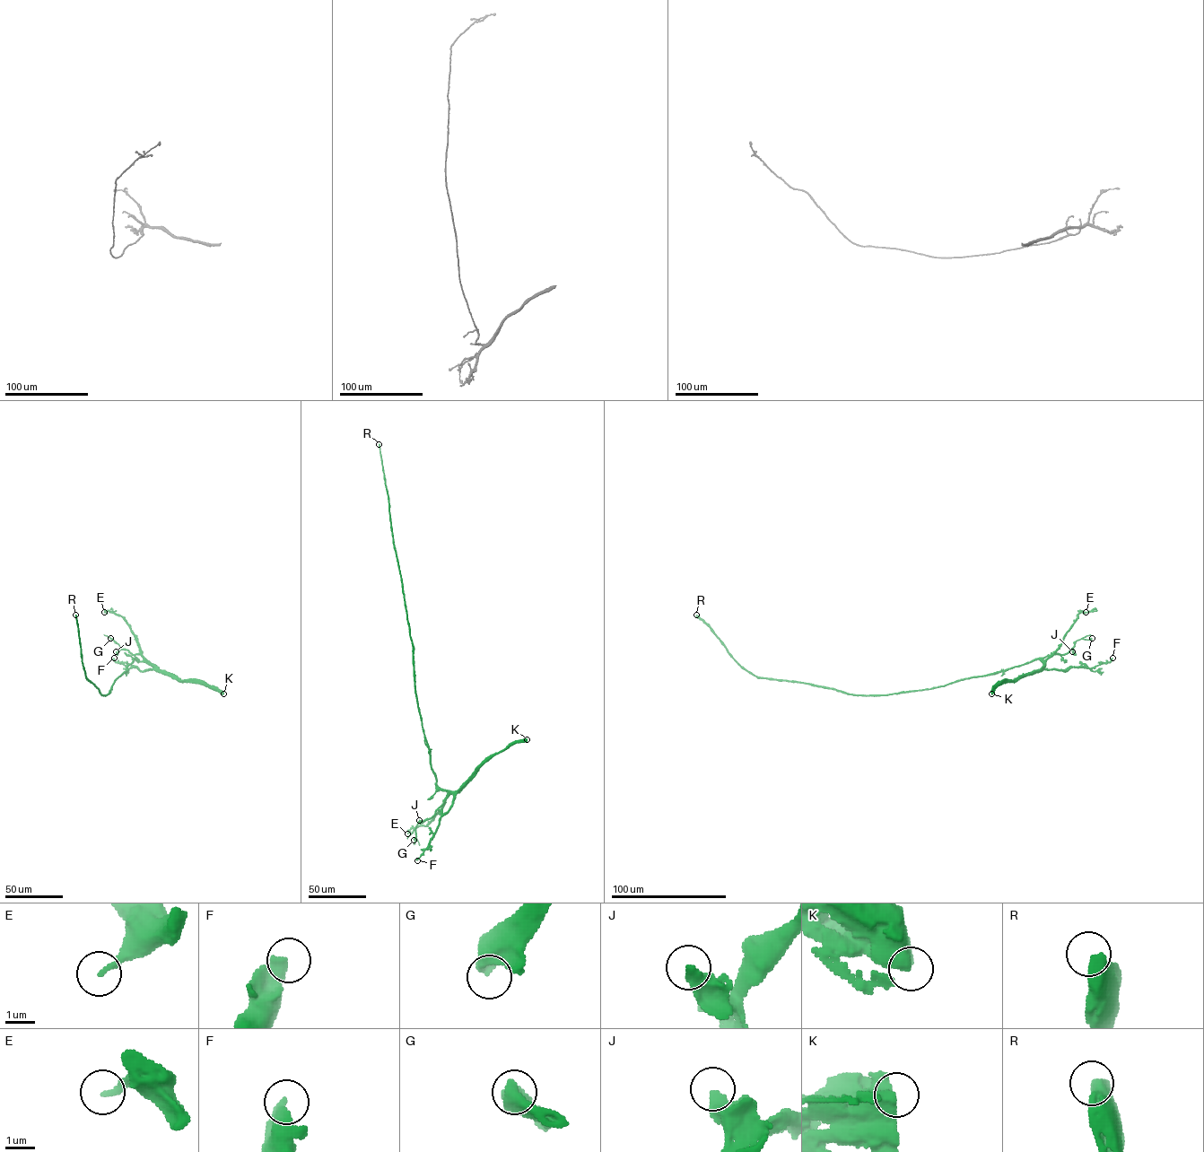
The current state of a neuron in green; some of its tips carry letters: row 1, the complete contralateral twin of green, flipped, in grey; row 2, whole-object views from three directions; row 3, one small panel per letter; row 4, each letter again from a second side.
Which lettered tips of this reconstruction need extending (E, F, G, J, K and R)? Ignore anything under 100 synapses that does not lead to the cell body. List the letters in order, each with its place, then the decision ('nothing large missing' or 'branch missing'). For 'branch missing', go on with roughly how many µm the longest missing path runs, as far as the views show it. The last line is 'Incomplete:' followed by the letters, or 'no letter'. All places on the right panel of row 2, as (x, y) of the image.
E: at (1086, 612); nothing large missing
F: at (1112, 658); nothing large missing
G: at (1092, 638); nothing large missing
J: at (1072, 651); nothing large missing
K: at (991, 693); nothing large missing
R: at (696, 615); branch missing; about 160 µm are missing
Incomplete: R

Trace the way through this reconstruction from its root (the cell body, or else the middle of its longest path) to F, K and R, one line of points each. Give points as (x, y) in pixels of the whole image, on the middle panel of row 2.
F: (414, 662), (417, 702), (436, 784), (456, 792), (452, 806), (441, 816), (434, 836), (417, 860)
K: (414, 662), (417, 706), (431, 768), (439, 787), (458, 790), (493, 754), (527, 739)
R: (414, 662), (379, 444)

